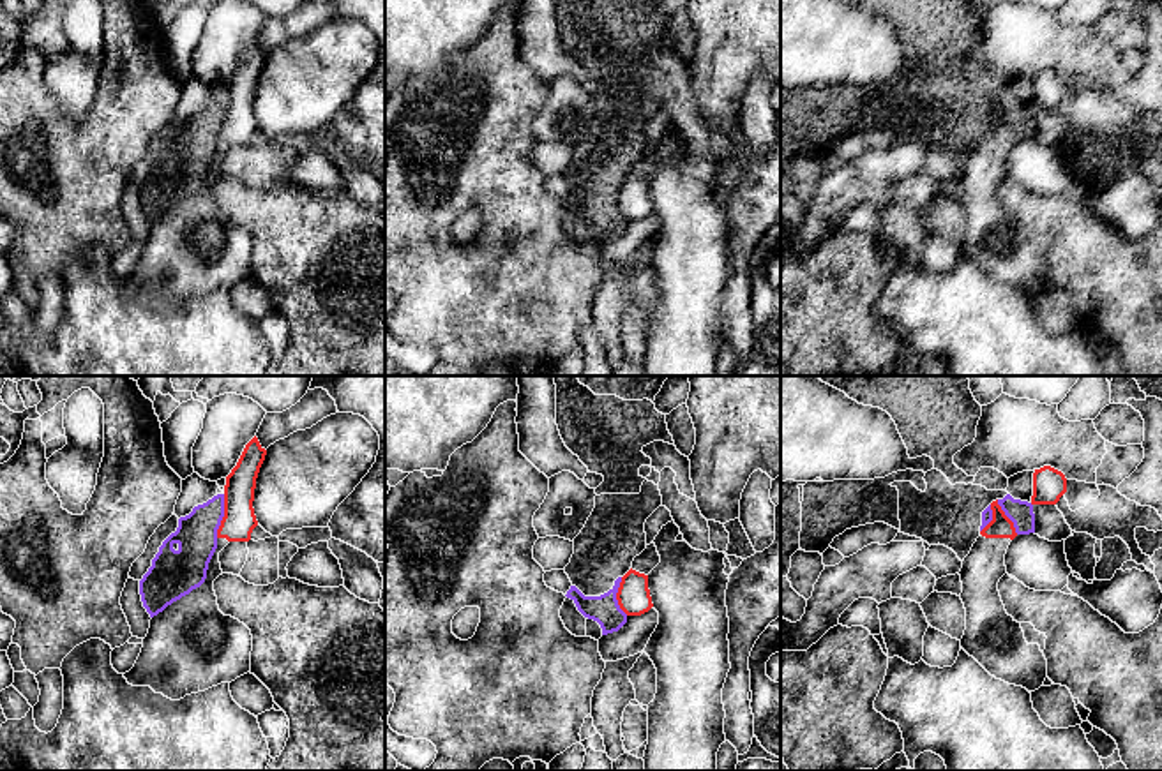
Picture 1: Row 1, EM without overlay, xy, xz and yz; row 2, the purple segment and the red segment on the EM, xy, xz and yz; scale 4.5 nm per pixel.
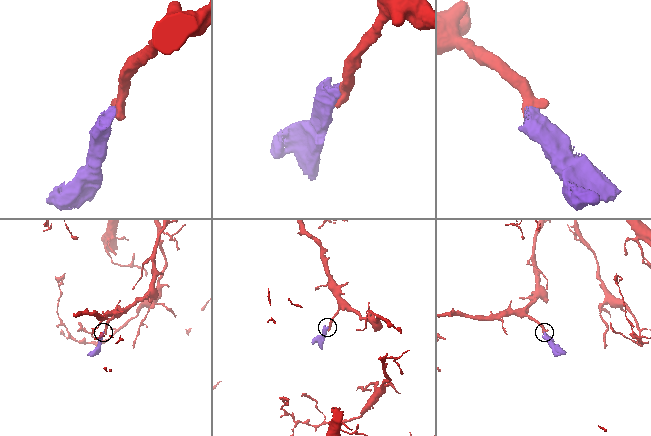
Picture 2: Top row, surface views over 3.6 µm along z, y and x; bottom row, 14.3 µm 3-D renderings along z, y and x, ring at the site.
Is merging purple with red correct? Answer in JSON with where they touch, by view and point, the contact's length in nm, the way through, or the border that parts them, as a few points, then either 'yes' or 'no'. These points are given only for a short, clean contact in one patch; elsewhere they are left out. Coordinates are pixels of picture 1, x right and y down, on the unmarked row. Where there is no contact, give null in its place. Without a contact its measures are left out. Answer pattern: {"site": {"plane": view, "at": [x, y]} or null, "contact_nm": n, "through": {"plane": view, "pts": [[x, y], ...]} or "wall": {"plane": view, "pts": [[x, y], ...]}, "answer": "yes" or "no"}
{"site": {"plane": "xy", "at": [223, 120]}, "contact_nm": 200, "wall": {"plane": "xy", "pts": [[225, 99], [225, 120], [216, 142]]}, "answer": "no"}

